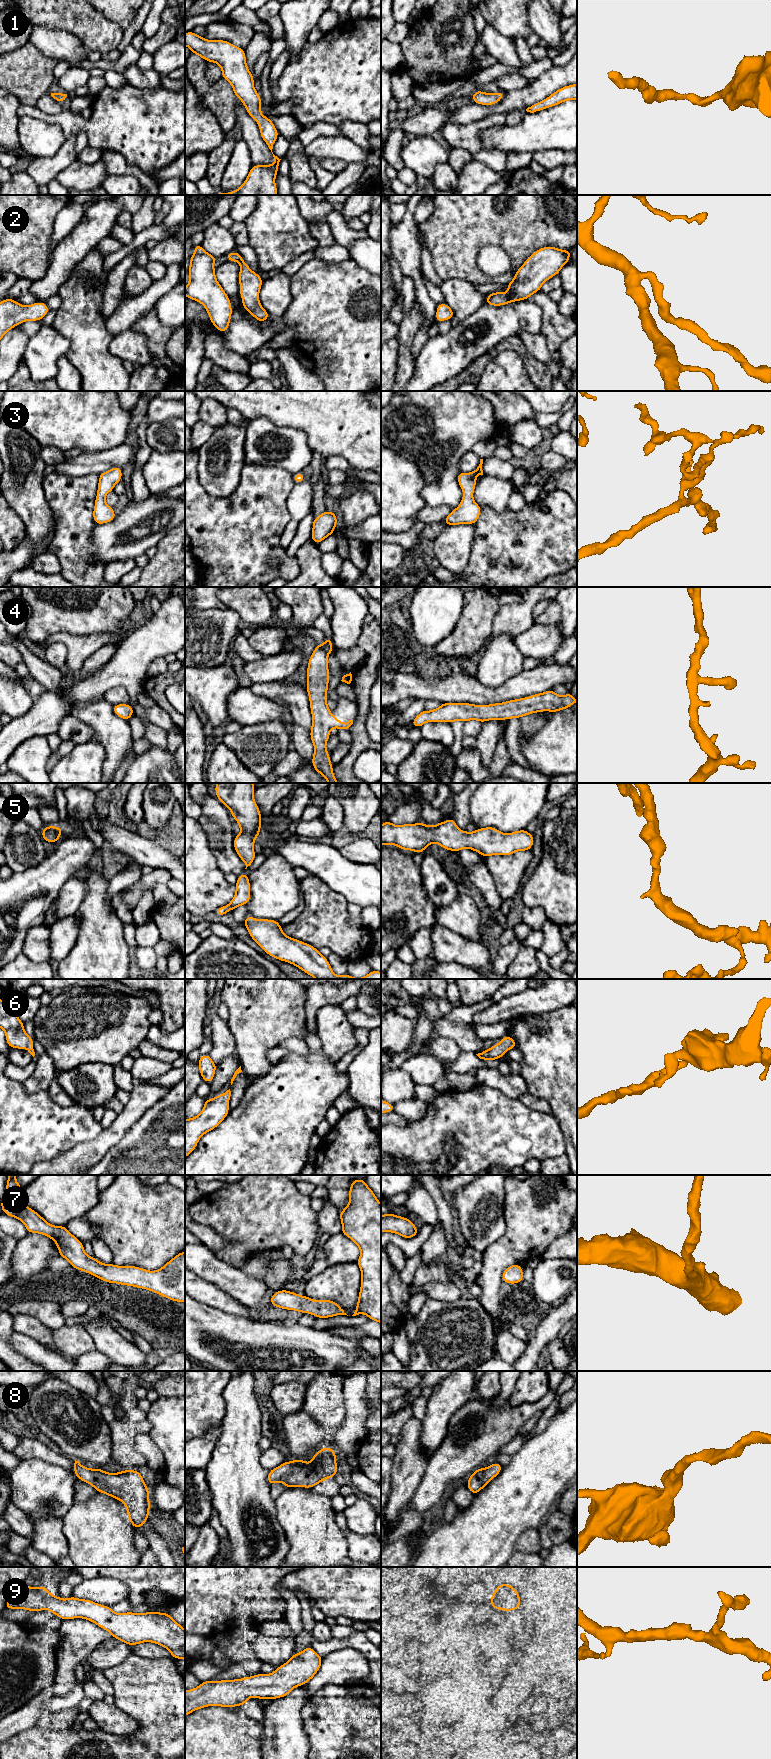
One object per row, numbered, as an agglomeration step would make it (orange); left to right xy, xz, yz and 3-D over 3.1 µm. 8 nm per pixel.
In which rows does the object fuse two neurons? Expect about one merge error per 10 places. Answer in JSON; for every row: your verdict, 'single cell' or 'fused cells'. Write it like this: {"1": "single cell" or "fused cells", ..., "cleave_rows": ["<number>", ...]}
{"1": "single cell", "2": "single cell", "3": "single cell", "4": "single cell", "5": "single cell", "6": "single cell", "7": "single cell", "8": "single cell", "9": "single cell", "cleave_rows": []}

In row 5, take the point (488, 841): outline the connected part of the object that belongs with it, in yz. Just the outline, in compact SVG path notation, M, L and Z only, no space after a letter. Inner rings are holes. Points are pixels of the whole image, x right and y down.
M452 817L434 826L422 822L393 825L389 819L381 825L381 845L395 845L402 850L422 853L433 842L449 851L468 848L487 858L496 854L508 856L517 851L529 851L534 837L526 829L510 834L494 827L465 832L457 827Z

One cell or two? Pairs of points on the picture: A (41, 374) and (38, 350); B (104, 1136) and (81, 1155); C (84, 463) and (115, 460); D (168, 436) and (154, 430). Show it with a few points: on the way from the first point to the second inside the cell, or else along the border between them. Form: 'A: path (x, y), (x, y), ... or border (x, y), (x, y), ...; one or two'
A: path (41, 368), (41, 356); one
B: path (98, 1142), (87, 1153); one
C: path (92, 463), (107, 460); one
D: path (165, 436), (161, 436), (157, 432); one

